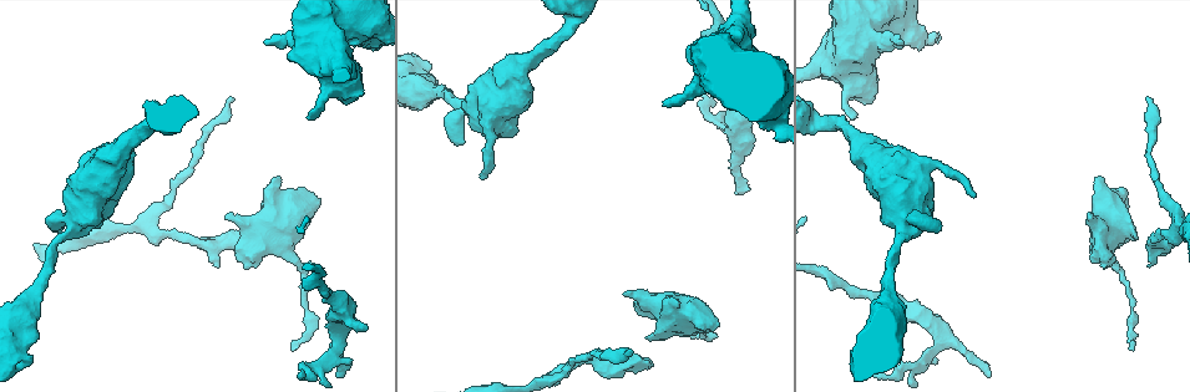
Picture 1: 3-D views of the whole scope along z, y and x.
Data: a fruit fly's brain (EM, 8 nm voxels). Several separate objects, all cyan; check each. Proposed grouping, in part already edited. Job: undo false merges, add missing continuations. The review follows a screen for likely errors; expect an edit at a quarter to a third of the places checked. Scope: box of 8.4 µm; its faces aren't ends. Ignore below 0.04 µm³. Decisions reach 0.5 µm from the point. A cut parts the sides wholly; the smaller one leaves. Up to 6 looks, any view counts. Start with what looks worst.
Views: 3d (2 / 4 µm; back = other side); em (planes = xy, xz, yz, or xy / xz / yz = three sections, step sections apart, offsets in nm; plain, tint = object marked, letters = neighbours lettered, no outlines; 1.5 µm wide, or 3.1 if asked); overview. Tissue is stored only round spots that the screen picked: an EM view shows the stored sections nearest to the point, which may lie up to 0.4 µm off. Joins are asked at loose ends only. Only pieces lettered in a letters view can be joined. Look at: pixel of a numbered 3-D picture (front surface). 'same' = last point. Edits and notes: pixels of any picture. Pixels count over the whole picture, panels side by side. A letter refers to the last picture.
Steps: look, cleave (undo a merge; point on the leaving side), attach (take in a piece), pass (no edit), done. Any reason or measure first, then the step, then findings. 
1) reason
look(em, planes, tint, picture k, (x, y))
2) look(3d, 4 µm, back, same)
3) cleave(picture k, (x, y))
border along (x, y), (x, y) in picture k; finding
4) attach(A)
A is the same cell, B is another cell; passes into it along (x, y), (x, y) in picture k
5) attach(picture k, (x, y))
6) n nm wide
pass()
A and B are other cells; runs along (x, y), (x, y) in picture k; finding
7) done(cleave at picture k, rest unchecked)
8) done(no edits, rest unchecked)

free end
look(3d, 4 µm, back, picture 1, (481, 178))

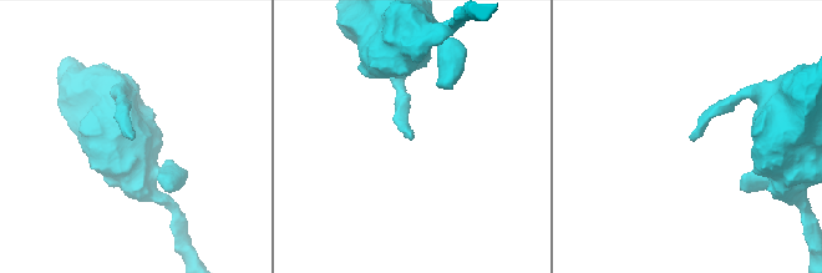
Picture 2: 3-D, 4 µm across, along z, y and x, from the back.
look(em, xz, step 8, tint, picture 2, (693, 140))

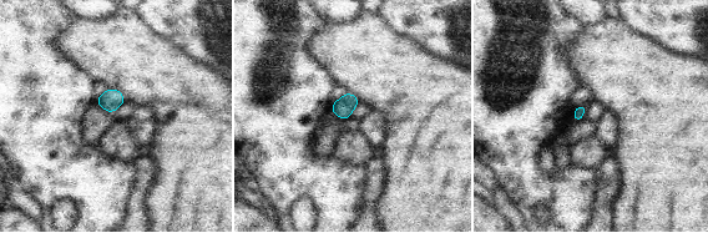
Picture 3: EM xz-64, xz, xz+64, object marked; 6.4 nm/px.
look(em, planes, letters, same)

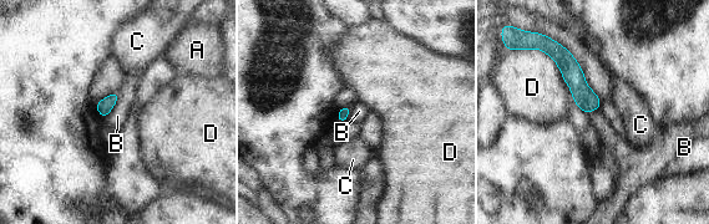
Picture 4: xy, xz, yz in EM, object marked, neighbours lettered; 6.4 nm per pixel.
pass()
A, B, C and D are other cells; border along (116, 101), (111, 111), (102, 120) in picture 4; no lettered piece goes on from it

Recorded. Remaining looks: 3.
look(em, planes, letters, picture 1, (623, 293))

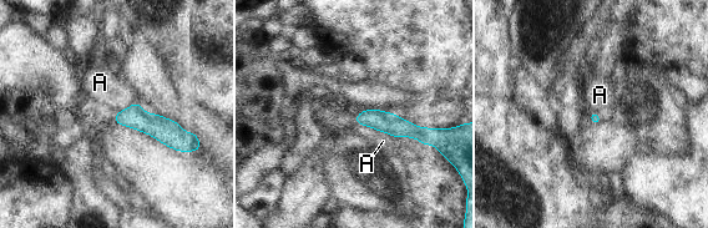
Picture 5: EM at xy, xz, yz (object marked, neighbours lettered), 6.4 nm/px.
pass()
A is another cell; border along (354, 122), (385, 131), (394, 138) in picture 5; no lettered piece goes on from it

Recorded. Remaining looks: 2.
free end
look(em, xz, step 4, letters, picture 1, (364, 331))

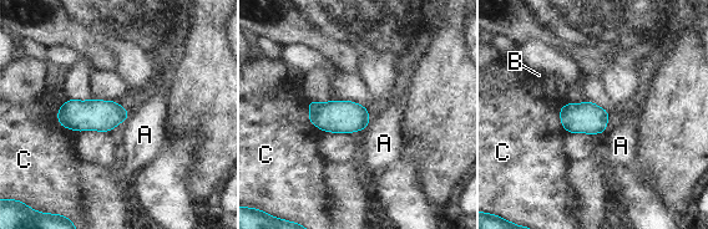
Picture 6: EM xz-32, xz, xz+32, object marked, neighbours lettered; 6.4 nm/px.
look(em, planes, letters, same)

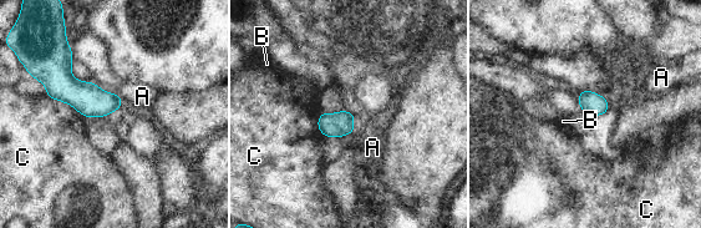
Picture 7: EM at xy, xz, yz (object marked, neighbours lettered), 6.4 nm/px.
pass()
A, B and C are other cells; border along (118, 94), (122, 100) in picture 7; no lettered piece goes on from it

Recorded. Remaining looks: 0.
done(no edits, rest unchecked)

